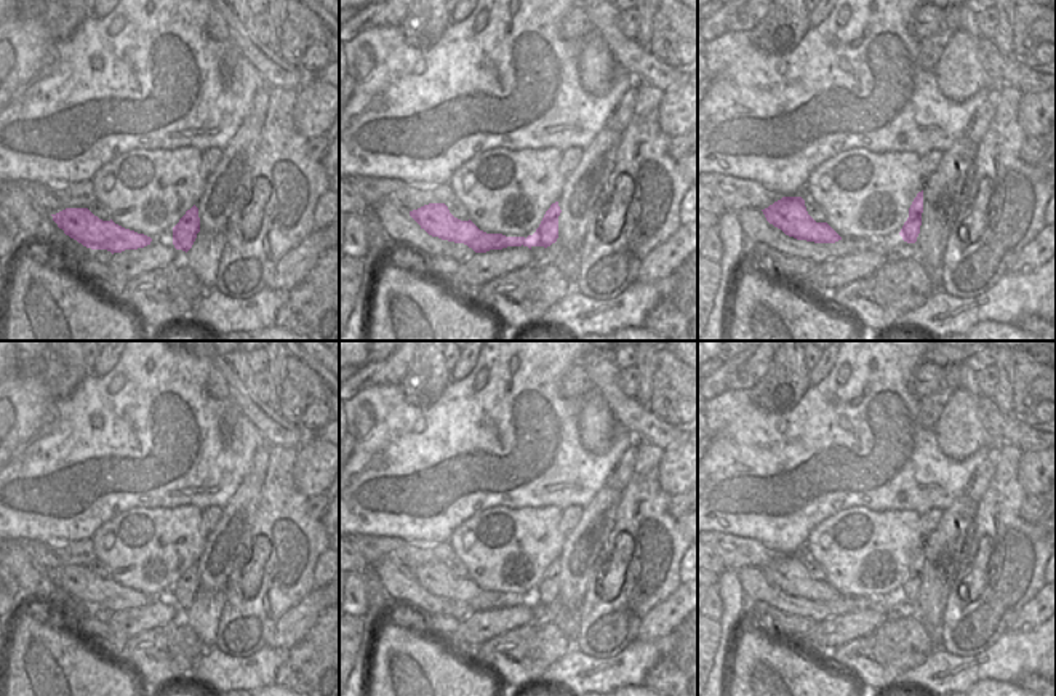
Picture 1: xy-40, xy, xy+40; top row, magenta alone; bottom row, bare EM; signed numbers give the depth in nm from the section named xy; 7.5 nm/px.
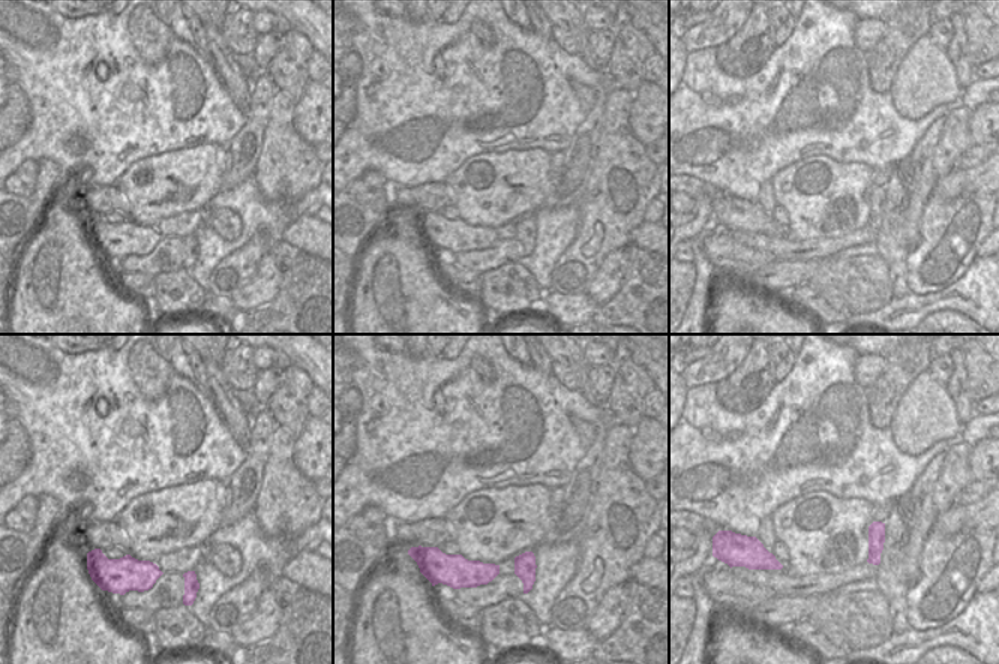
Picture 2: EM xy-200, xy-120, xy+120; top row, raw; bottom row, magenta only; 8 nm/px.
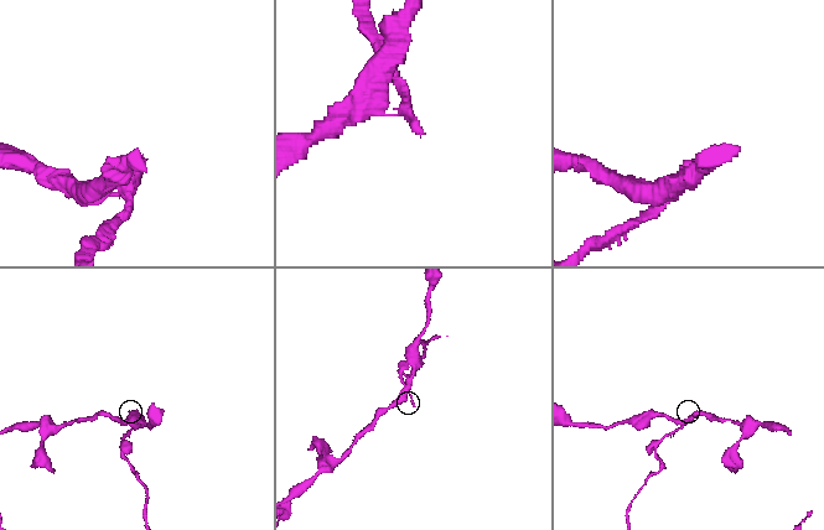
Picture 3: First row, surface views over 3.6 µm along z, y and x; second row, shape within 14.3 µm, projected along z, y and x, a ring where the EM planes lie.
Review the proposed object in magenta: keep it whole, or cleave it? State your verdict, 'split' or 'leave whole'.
split

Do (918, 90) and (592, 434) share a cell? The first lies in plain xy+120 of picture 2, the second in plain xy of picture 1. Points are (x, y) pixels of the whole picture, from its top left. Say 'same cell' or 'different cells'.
same cell

